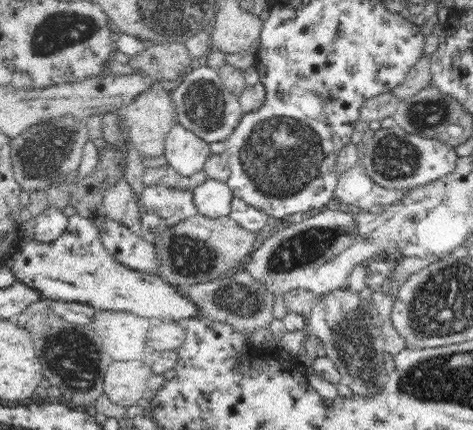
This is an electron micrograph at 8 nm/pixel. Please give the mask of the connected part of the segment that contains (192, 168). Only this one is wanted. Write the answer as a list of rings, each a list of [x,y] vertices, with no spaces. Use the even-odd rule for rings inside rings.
[[[176,122],[167,134],[164,155],[178,173],[192,177],[203,170],[211,152],[205,140]]]

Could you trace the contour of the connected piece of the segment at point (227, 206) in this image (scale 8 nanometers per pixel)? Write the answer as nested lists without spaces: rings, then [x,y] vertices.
[[[208,179],[192,191],[198,213],[210,218],[225,217],[231,213],[234,196],[227,183]]]

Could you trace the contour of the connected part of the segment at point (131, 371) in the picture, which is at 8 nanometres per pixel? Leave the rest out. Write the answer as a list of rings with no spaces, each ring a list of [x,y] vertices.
[[[112,362],[103,380],[103,392],[112,402],[129,407],[144,396],[148,374],[150,368],[142,362]]]

